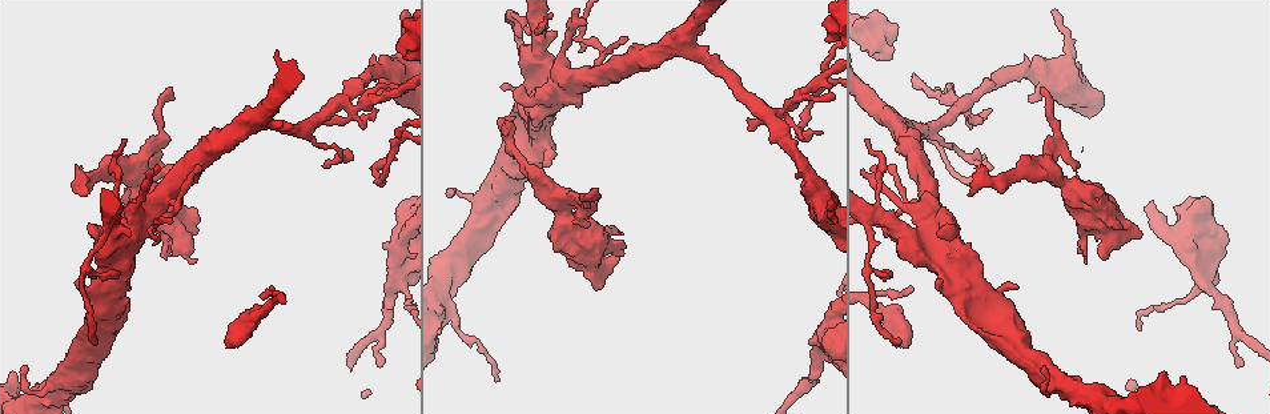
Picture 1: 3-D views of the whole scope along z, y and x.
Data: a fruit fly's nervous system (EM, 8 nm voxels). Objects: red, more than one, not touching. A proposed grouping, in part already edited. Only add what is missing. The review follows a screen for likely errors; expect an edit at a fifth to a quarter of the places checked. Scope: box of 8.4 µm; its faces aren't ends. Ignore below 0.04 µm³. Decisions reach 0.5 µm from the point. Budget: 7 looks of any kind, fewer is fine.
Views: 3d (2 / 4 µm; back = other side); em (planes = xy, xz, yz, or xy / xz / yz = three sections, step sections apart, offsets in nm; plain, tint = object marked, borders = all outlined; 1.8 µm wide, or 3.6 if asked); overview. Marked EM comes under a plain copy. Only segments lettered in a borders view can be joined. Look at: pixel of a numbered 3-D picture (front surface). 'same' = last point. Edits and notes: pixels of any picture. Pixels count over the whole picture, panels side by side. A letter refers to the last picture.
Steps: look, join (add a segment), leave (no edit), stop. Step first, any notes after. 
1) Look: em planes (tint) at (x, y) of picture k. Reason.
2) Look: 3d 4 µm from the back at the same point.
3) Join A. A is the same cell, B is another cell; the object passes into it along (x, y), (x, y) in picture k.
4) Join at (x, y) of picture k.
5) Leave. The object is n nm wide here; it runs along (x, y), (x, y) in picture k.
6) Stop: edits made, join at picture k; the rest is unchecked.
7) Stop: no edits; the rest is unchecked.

Look: em xz step 8 (borders) at (82, 196) of picture 1. Branch stops here.

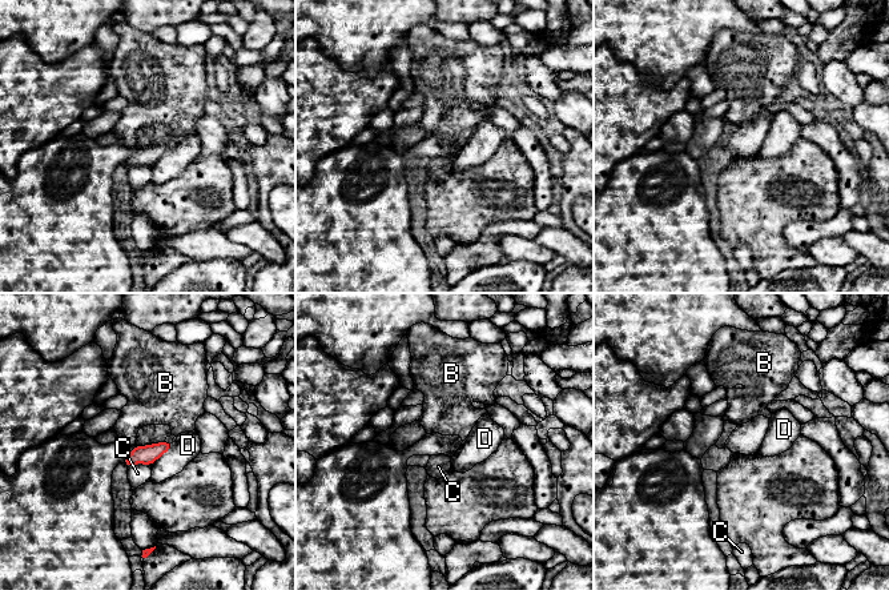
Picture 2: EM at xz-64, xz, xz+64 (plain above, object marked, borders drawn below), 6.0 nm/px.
Join B. The object is 110 nm wide here; B is the same cell, C and D are other cells; the neuron continues.

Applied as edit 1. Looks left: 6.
Look: 3d 2 µm at (129, 175) of picture 1. Abrupt turn.

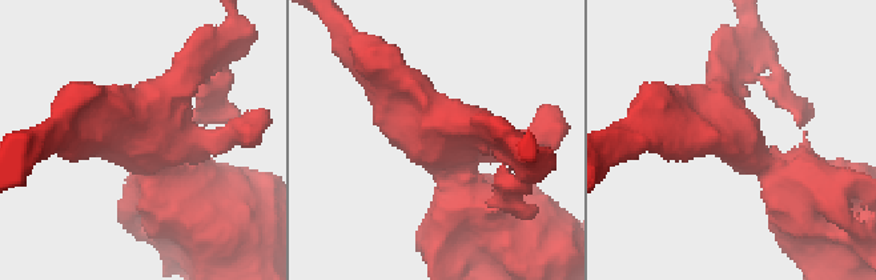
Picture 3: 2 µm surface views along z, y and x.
Look: em planes (tint) at (434, 142) of picture 3.

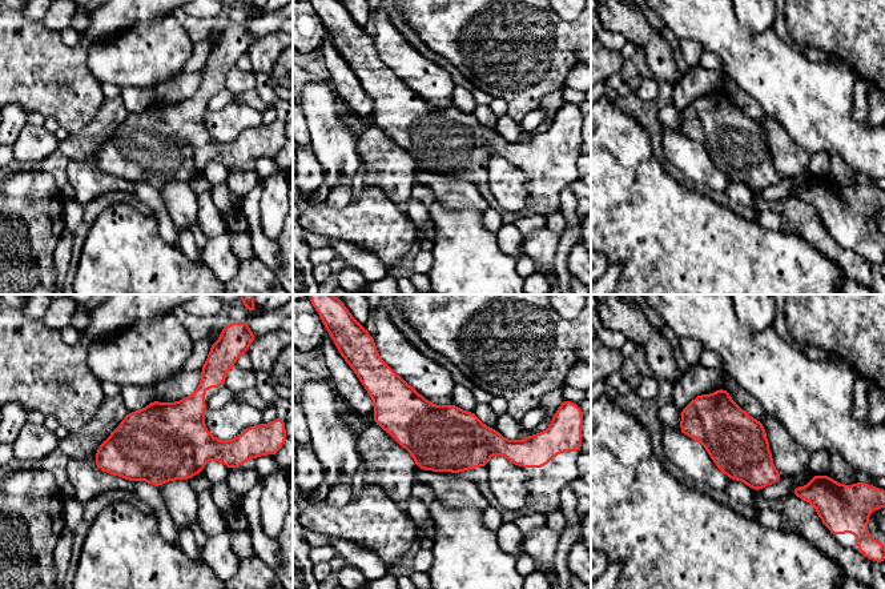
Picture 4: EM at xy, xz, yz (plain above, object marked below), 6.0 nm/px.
Look: em planes (borders) at the same point. What lies round it.

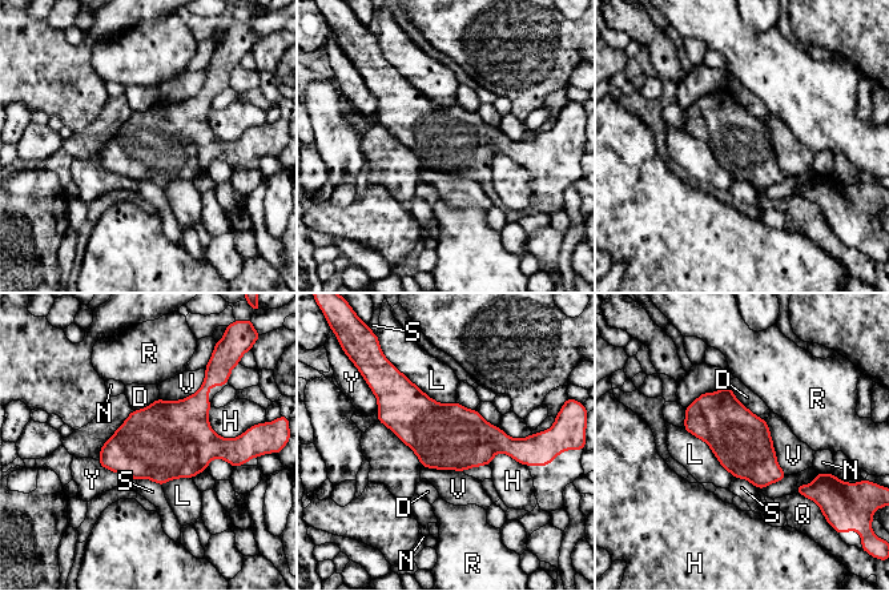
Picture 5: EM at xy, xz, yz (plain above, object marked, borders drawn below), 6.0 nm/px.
Leave. D, H, L, N, Q, R, S, V and Y are other cells; a border runs along (728, 385), (740, 402), (765, 421) in picture 5; no lettered segment goes on from it.

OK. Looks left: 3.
Look: em yz step 8 (borders) at (1142, 235) of picture 1. Free end.

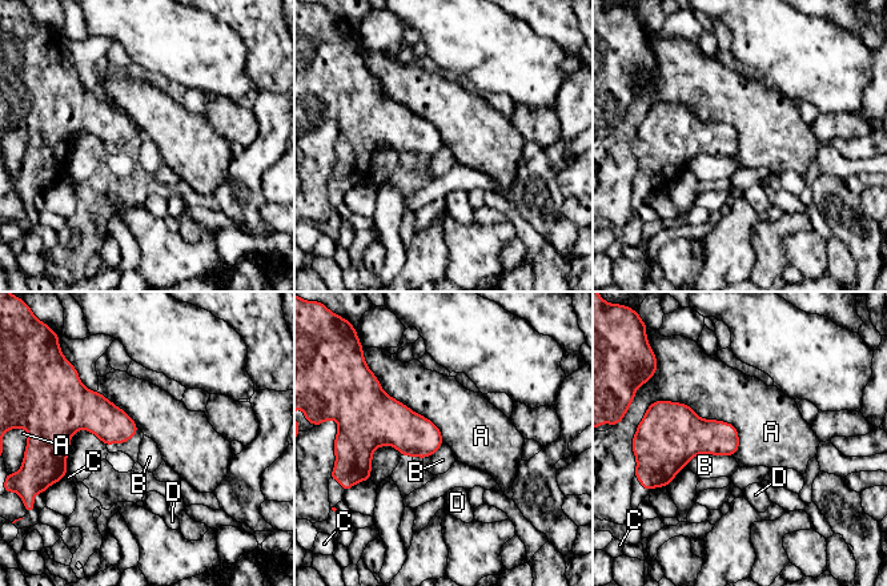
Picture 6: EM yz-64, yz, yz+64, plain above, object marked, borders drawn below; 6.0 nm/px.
Leave. A, B, C and D are other cells; a border runs along (659, 400), (727, 421), (738, 450) in picture 6; no lettered segment goes on from it.

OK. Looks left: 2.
Stop: edits made, join at picture 2; the rest is unchecked.

